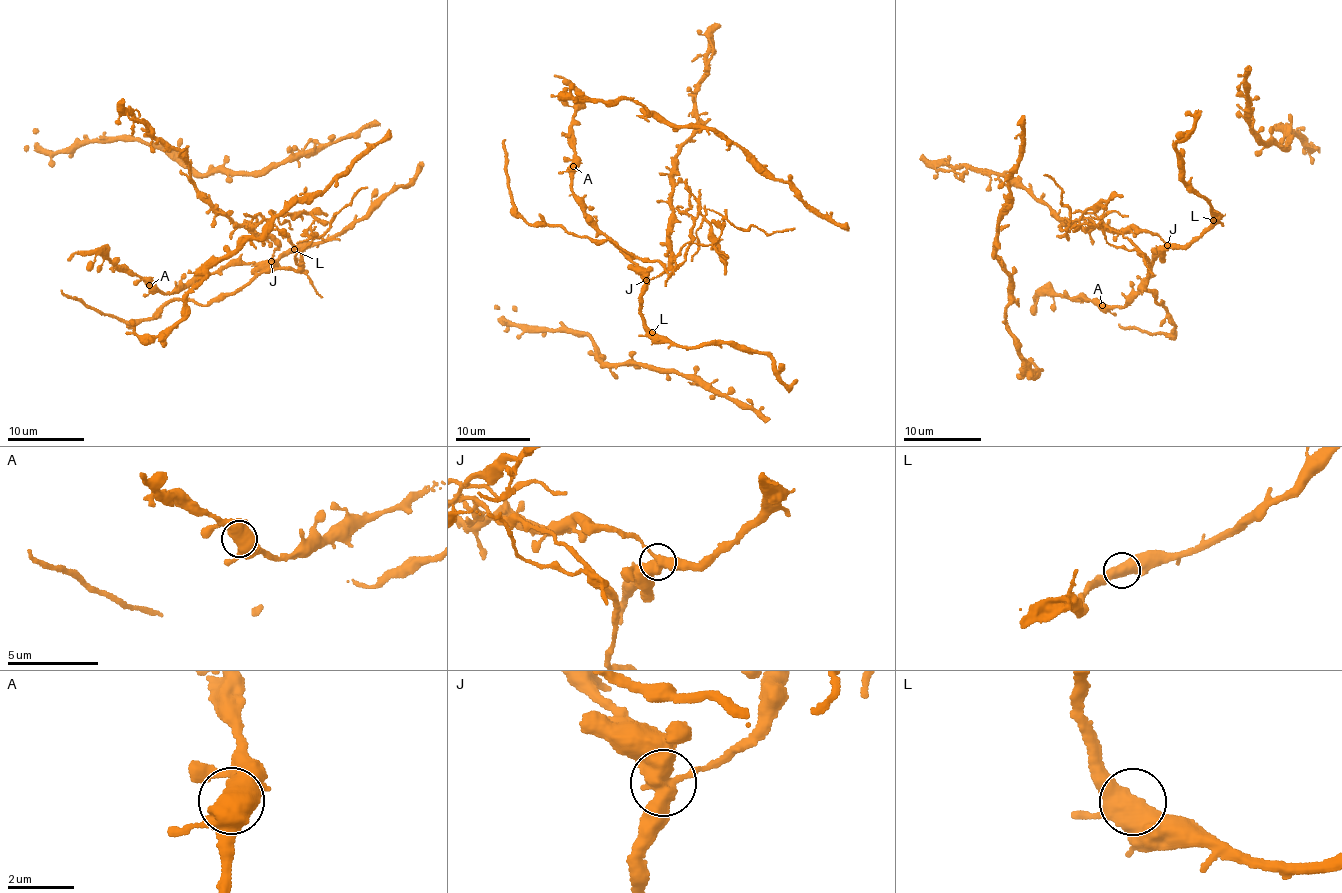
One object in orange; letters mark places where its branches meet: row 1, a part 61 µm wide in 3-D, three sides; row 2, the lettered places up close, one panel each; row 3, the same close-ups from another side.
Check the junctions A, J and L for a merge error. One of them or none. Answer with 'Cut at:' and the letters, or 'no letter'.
Cut at: J

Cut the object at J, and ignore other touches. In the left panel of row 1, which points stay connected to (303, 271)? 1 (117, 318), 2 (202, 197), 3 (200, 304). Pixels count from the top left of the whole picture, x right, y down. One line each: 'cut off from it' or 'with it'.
1: with it
2: with it
3: with it

